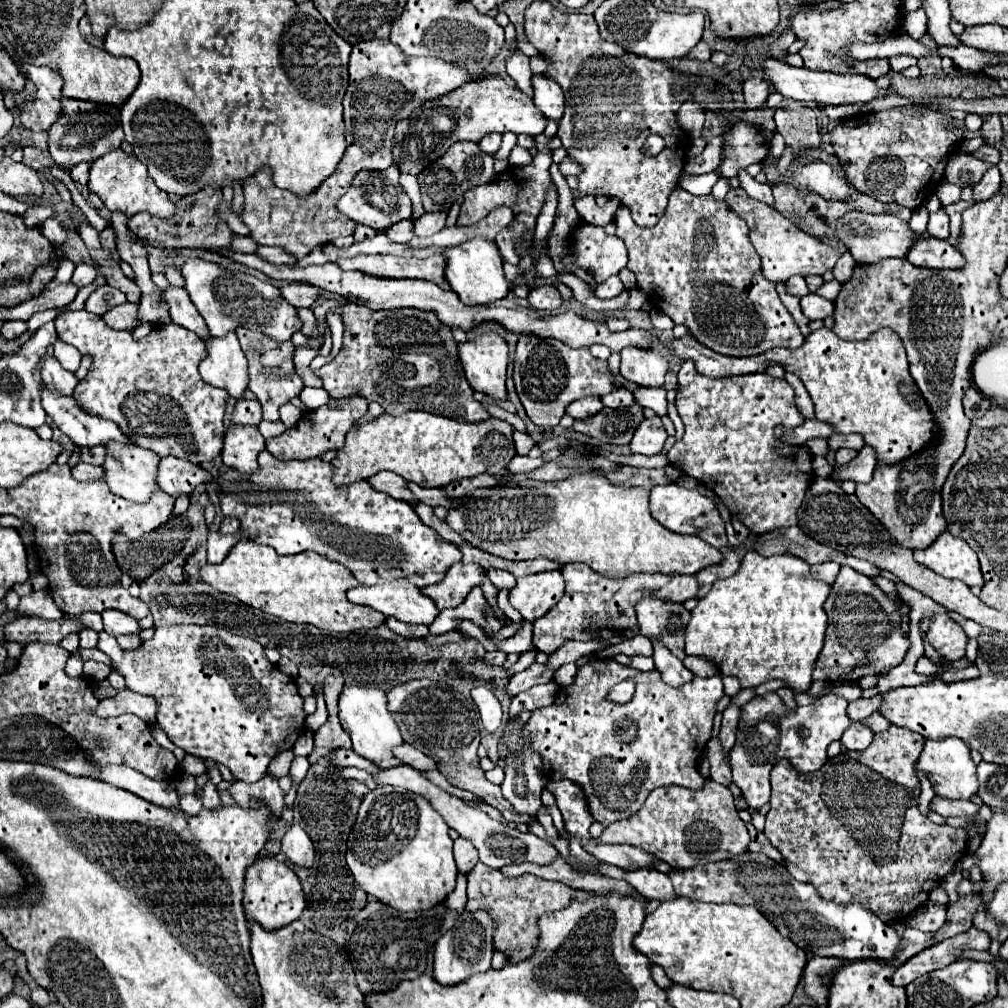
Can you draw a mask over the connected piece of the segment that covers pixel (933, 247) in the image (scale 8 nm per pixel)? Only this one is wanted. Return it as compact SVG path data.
M919 239L907 259L915 265L915 267L929 267L929 269L959 269L963 267L963 255L959 255L959 251L955 247L951 247L947 241L939 241L939 239Z

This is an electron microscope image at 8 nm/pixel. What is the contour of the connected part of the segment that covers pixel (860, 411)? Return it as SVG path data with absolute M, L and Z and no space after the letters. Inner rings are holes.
M823 327L813 331L799 349L791 351L777 347L763 355L750 357L719 355L709 347L703 347L693 335L659 343L669 347L671 355L683 361L693 361L695 369L707 377L763 373L765 363L781 365L785 371L797 375L807 387L815 405L815 417L833 425L835 433L863 435L865 445L875 449L879 463L895 465L919 453L939 437L939 427L931 409L909 375L903 341L891 329L879 329L865 341L843 341L831 329Z

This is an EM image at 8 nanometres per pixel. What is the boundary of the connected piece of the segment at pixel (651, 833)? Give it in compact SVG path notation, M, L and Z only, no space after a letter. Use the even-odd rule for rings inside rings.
M705 779L703 787L695 791L677 785L653 789L635 815L609 825L597 841L627 843L651 851L651 855L675 869L691 869L747 851L749 831L735 809L729 787Z

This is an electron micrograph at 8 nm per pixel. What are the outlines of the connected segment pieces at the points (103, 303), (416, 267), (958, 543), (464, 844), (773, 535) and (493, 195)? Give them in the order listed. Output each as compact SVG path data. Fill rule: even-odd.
M101 285L101 287L97 287L97 289L89 295L89 299L87 299L87 303L85 303L85 309L87 309L89 313L103 315L103 313L107 313L109 309L113 309L113 307L125 303L125 301L127 301L127 299L125 299L125 295L123 295L119 289L109 287L109 285Z
M357 255L352 258L338 258L336 263L343 270L357 270L377 277L389 279L423 279L431 281L443 289L449 289L449 283L443 275L447 259L443 255L431 255L427 259L417 257L393 257L393 255Z
M949 531L941 533L931 547L915 551L915 561L937 575L959 579L969 587L983 587L985 583L975 551L963 539L953 537Z
M455 839L455 847L453 847L453 851L455 851L455 861L457 861L457 869L459 869L459 873L463 873L463 875L467 875L475 865L477 865L477 853L475 853L475 847L471 845L471 841L467 841L467 839Z
M797 525L795 527L781 527L779 531L757 535L755 541L757 543L753 545L753 549L763 557L791 553L791 555L797 555L799 559L803 559L809 565L835 561L839 565L849 565L849 567L853 567L855 571L859 571L859 573L863 573L867 577L877 577L881 573L873 563L859 561L859 559L855 559L855 557L851 557L847 553L835 551L835 549L831 549L827 545L821 545L821 543L813 541Z
M537 135L535 137L535 143L537 143L537 149L539 153L533 157L533 161L529 165L523 165L523 167L509 167L509 171L505 169L503 173L499 173L491 183L487 185L479 185L479 187L471 187L469 191L465 191L463 195L463 203L461 203L461 211L459 211L459 219L457 223L463 223L463 225L475 225L479 223L479 219L483 219L491 209L495 209L497 205L509 205L515 213L515 219L509 223L509 229L511 229L511 237L513 237L513 243L515 243L515 253L519 257L523 257L523 241L525 241L525 233L531 231L531 247L529 247L529 257L533 259L533 263L537 263L537 257L539 257L539 251L535 249L535 243L533 243L533 231L535 231L535 221L543 209L543 203L545 203L545 197L547 197L547 191L551 187L551 175L549 175L549 167L551 167L551 153L547 149L547 143L549 139L545 135Z

